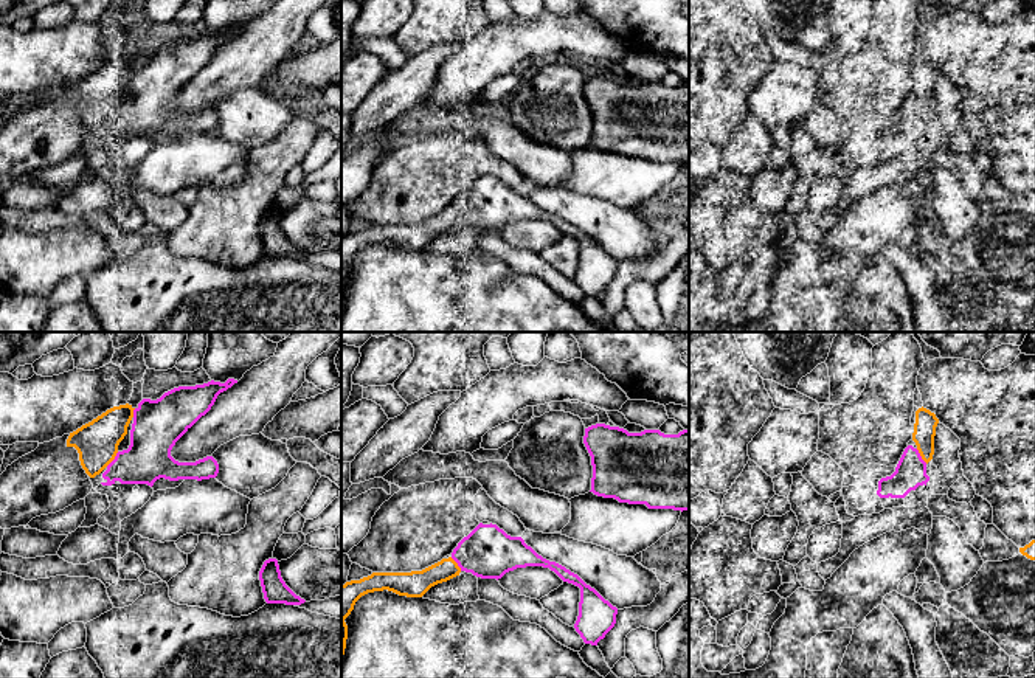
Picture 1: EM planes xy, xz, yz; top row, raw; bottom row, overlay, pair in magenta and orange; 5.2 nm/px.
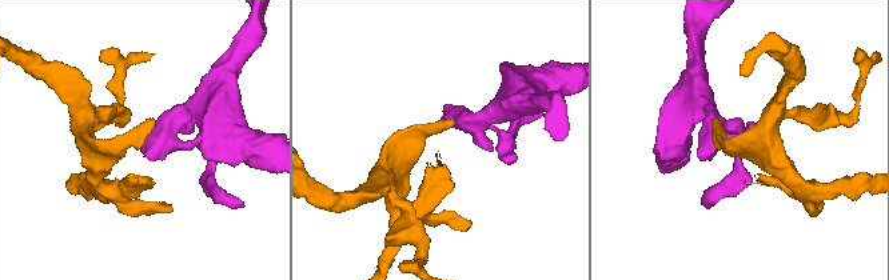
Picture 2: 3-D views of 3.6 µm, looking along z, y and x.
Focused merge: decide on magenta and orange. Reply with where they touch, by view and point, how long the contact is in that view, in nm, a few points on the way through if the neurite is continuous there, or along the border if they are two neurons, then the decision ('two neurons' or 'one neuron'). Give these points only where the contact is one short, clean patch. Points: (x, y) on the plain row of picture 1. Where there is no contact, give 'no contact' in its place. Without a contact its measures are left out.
meets magenta in xy at (114, 112); contact 100 nm long; one neuron

